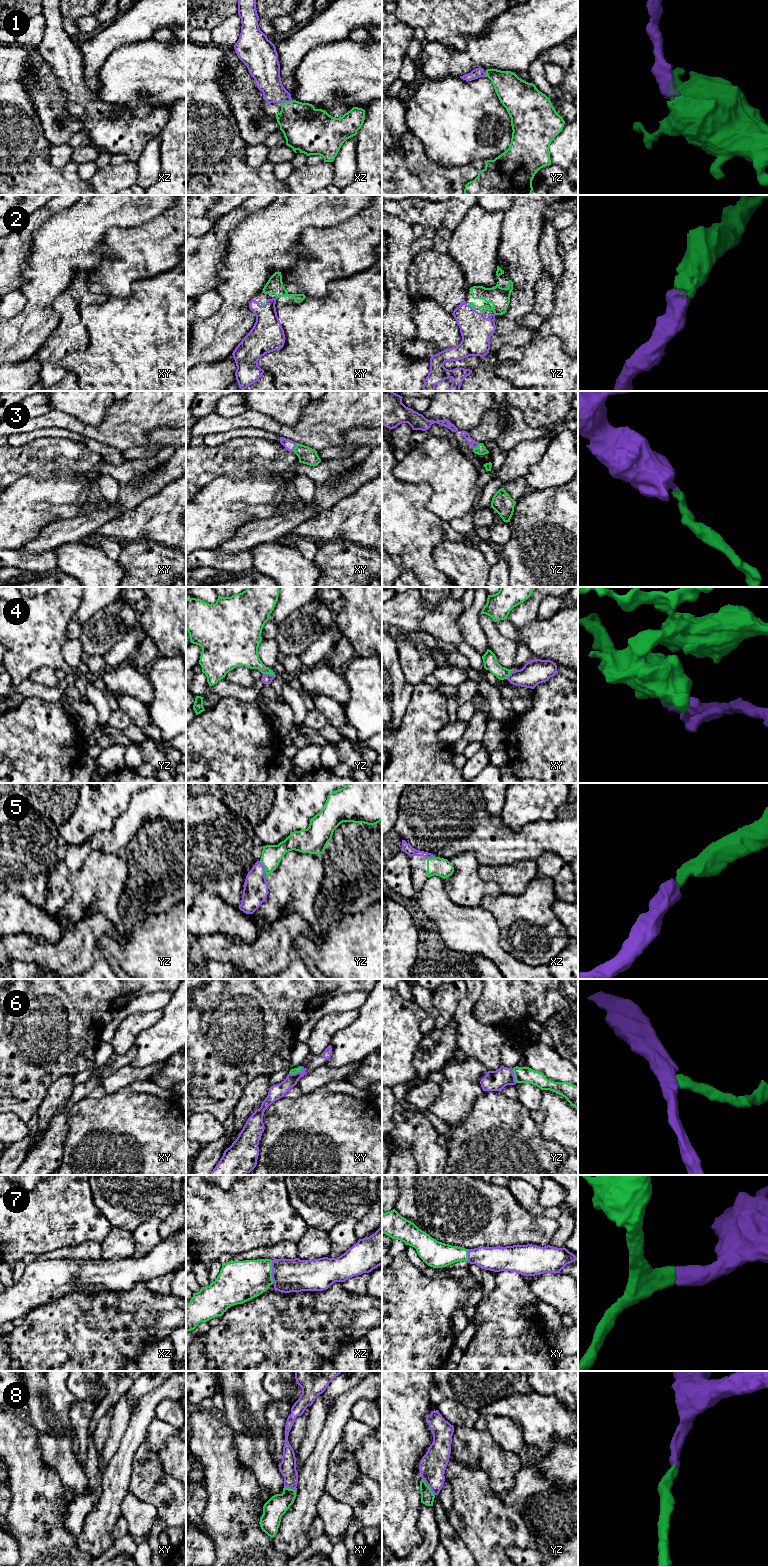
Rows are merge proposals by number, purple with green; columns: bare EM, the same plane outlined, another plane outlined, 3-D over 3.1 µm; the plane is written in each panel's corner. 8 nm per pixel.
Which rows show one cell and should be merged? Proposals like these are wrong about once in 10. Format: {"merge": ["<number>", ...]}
{"merge": ["1", "2", "3", "5", "6", "7", "8"]}

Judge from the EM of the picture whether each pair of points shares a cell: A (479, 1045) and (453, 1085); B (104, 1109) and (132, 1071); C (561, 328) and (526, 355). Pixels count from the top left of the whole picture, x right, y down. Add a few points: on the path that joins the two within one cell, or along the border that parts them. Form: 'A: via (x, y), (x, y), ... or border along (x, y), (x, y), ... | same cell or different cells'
A: border along (467, 1055), (475, 1057), (487, 1071) | different cells
B: border along (128, 1086), (107, 1095) | different cells
C: border along (542, 320), (538, 333), (556, 335), (567, 353) | different cells

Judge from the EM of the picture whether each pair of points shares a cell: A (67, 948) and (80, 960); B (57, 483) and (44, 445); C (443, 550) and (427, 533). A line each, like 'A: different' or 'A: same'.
A: same
B: different
C: different

